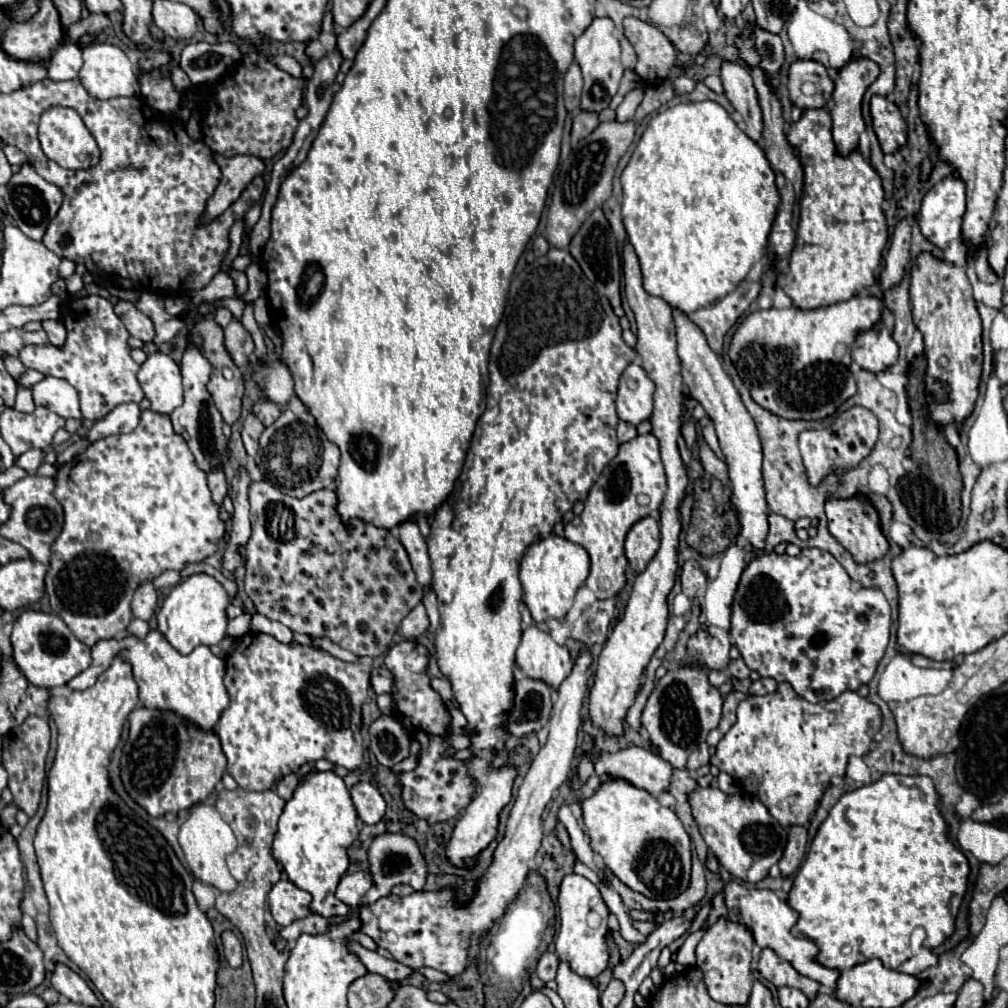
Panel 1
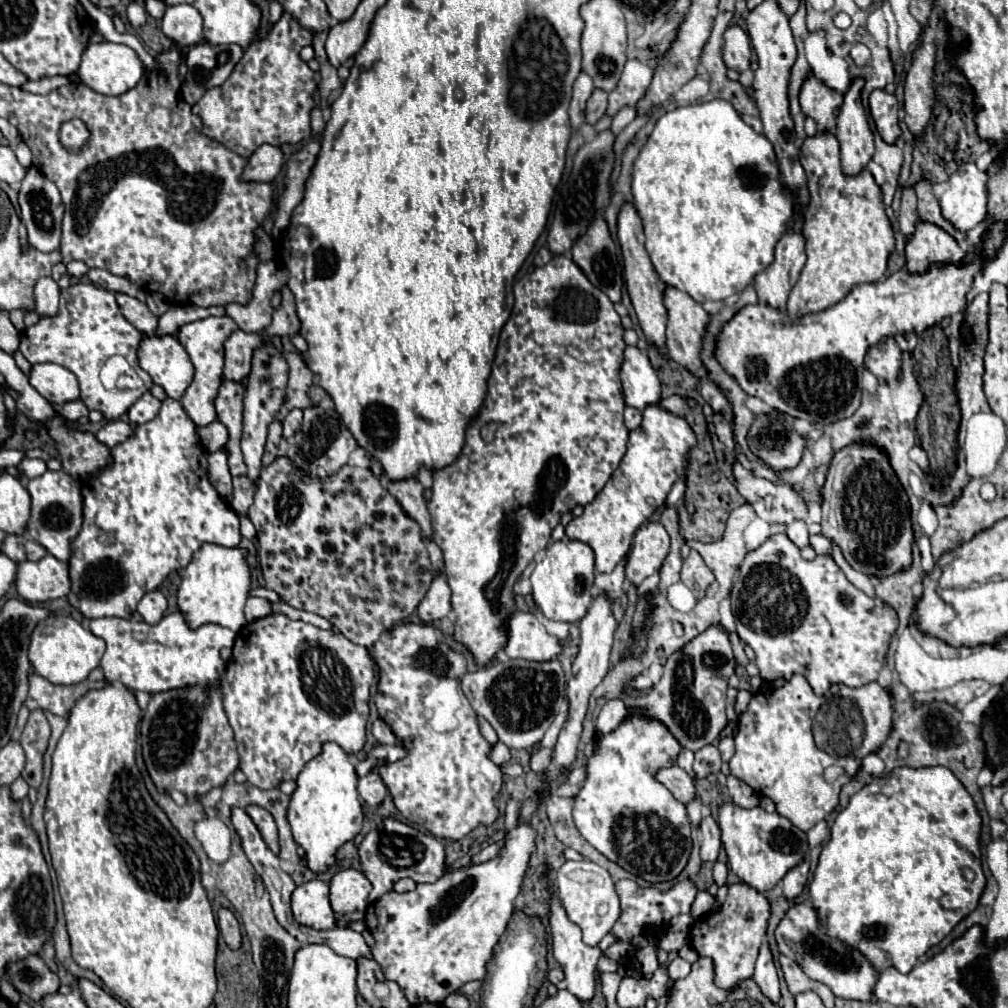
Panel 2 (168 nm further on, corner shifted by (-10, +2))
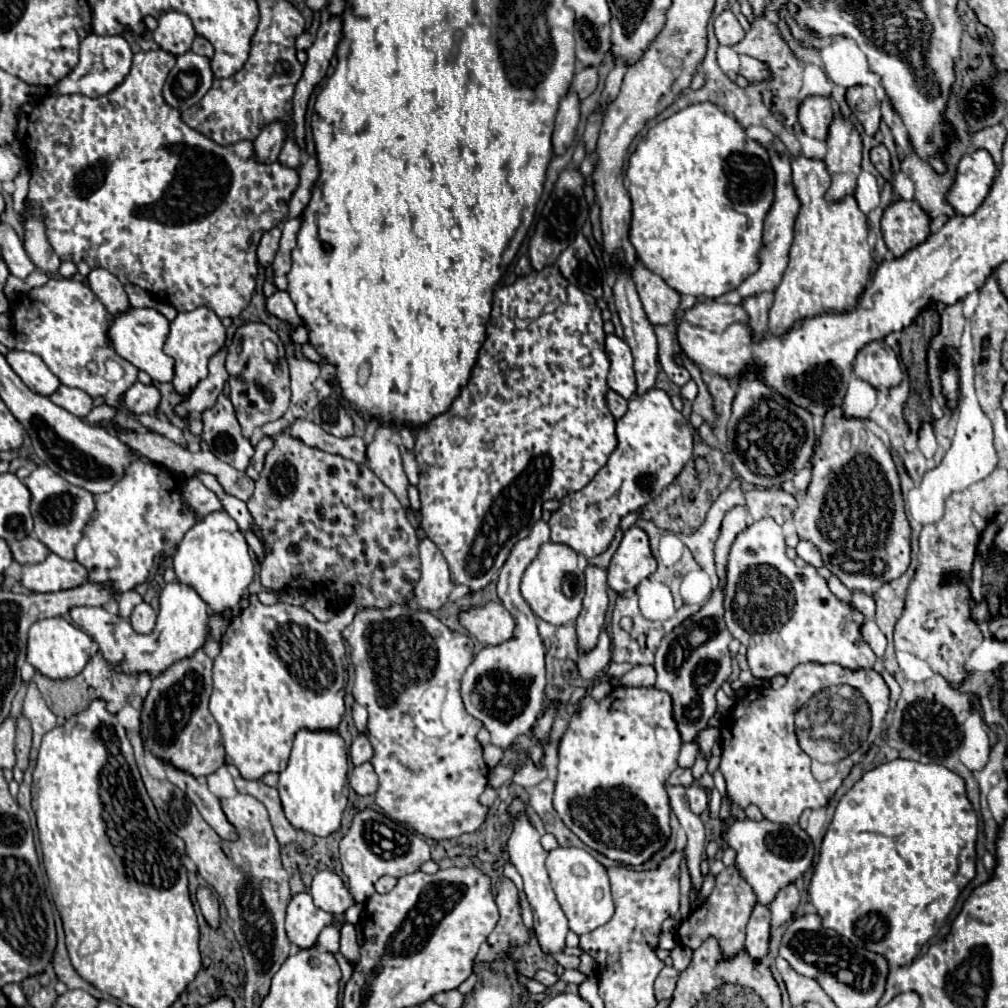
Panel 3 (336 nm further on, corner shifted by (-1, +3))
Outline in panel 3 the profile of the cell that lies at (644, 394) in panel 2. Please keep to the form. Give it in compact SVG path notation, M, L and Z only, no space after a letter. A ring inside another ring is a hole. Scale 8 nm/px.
M609 334L607 342L605 342L605 352L611 360L611 370L609 370L609 376L607 376L607 384L609 384L611 390L615 390L617 394L621 394L623 398L629 400L637 392L631 348L627 346L625 340L617 338L615 334Z

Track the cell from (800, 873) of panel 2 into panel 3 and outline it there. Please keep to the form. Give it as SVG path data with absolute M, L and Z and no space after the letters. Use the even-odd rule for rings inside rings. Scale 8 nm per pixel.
M787 884L777 892L775 900L771 902L771 926L777 928L787 920L791 920L797 906L799 906L799 890L795 884Z

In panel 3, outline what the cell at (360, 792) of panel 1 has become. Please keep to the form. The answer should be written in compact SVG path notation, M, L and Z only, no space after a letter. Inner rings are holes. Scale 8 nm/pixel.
M365 762L365 764L357 766L357 768L353 768L349 784L359 796L375 794L375 790L377 790L377 774L373 772L373 766L369 762Z

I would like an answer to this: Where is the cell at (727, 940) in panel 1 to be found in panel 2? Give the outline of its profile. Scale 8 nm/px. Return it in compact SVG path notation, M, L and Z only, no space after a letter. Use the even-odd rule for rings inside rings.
M734 883L728 887L728 895L722 907L714 915L710 915L710 921L696 921L692 925L690 945L696 949L698 955L714 959L718 987L732 989L734 985L738 985L738 981L752 977L758 949L766 933L768 917L770 917L768 899L746 883Z

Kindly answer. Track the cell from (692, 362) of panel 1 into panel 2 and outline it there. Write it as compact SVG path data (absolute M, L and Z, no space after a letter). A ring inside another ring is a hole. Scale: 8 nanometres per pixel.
M670 285L664 289L664 305L666 305L666 345L668 345L670 359L690 369L694 377L698 379L706 377L706 369L698 355L700 355L700 341L708 323L708 313L688 293L682 293Z

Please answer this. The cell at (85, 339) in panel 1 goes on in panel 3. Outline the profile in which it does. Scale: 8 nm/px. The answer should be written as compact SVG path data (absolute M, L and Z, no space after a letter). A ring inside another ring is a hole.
M51 278L45 286L29 290L17 306L11 310L15 318L15 350L25 350L43 358L49 370L61 380L61 384L79 388L91 398L103 396L107 406L119 408L121 396L129 386L137 382L137 368L117 356L107 336L111 328L111 314L93 294L93 290L77 278ZM113 358L125 368L125 376L117 382L107 382L103 374L93 374L89 364L97 364Z

